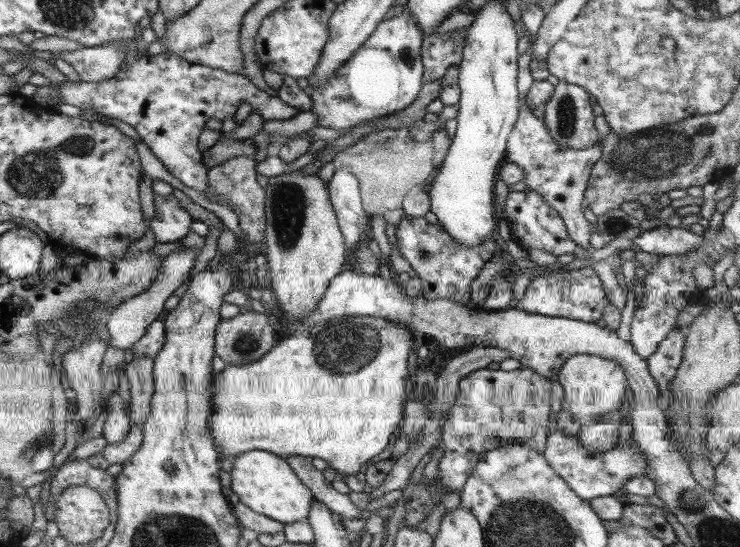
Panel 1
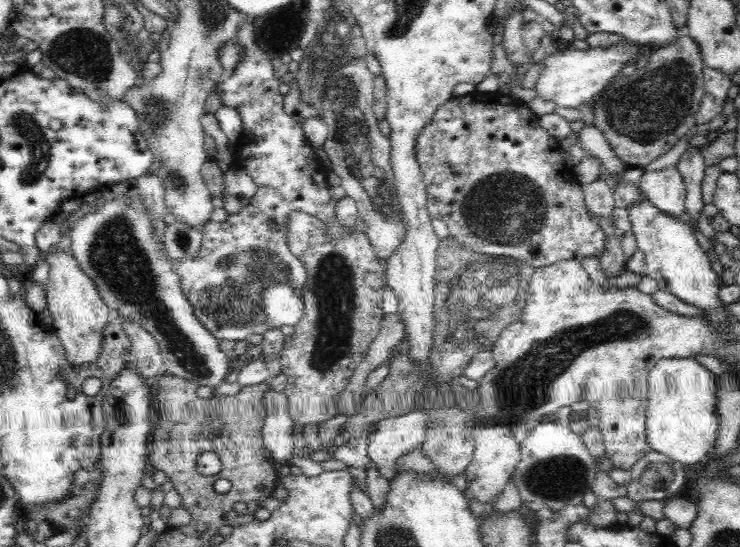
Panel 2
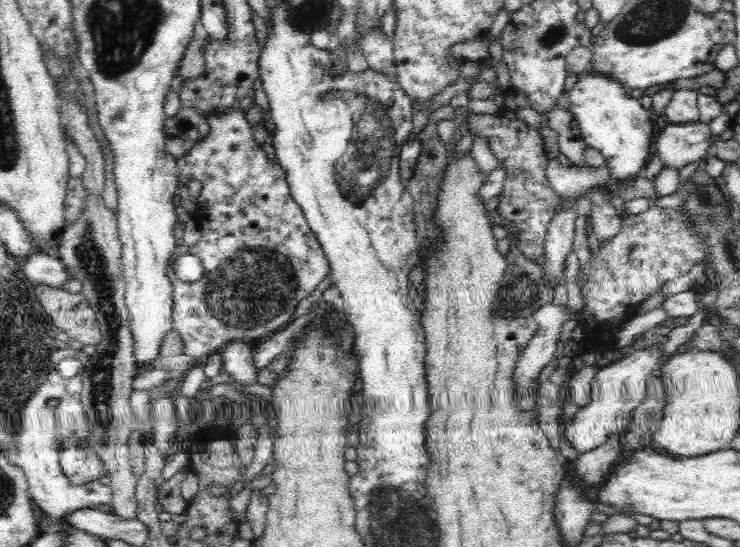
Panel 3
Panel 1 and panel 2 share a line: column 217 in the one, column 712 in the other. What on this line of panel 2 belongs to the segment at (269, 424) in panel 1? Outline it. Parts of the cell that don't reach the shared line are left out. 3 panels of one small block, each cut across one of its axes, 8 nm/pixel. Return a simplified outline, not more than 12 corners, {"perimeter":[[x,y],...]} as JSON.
{"perimeter":[[696,359],[649,370],[645,435],[683,465],[717,435],[715,375]]}

